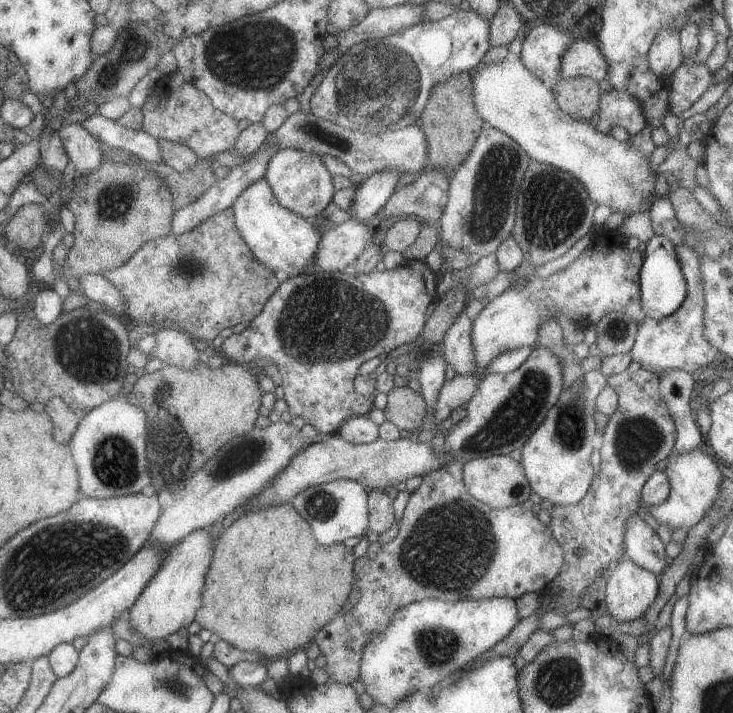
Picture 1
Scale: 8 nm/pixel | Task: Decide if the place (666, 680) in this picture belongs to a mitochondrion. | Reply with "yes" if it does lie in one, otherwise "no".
no

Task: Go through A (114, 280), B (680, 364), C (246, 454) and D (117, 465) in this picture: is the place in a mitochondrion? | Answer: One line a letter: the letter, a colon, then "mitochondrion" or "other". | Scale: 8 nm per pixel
A: other
B: other
C: mitochondrion
D: mitochondrion

